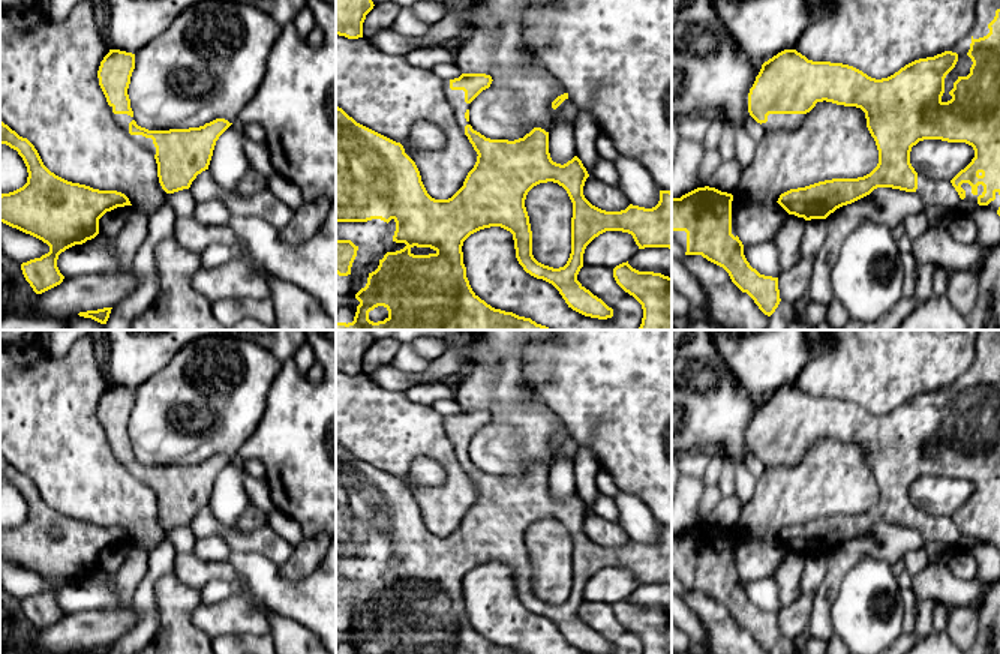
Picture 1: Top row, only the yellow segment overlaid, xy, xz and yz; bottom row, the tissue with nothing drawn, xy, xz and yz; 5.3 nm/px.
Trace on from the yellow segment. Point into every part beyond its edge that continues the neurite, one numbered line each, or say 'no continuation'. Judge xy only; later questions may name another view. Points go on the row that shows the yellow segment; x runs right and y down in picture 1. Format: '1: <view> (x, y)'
1: xy (123, 120)

